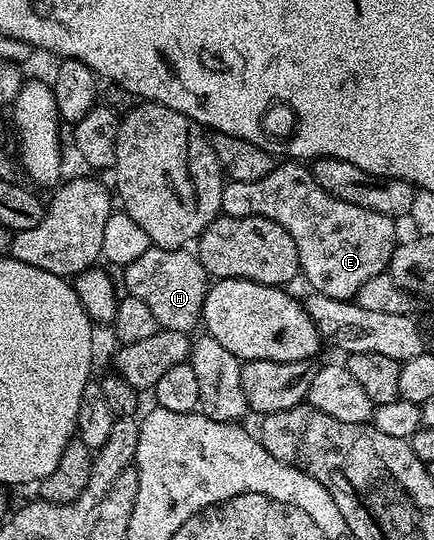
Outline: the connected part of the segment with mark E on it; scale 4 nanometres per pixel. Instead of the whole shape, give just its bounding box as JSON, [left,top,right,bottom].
[221,161,399,300]

